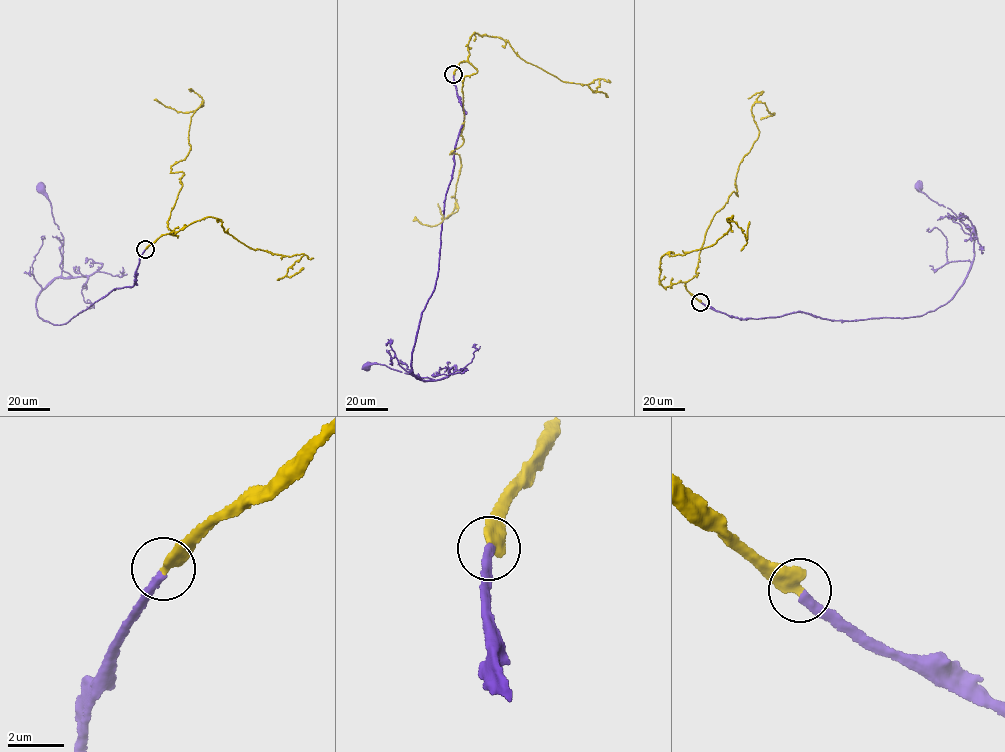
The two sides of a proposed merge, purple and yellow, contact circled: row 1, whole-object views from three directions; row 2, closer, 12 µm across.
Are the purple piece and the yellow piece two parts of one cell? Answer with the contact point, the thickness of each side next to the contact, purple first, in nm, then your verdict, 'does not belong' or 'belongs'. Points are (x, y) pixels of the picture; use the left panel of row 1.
at (145, 249); 320 nm thick on the purple side, 500 nm on the other; belongs

